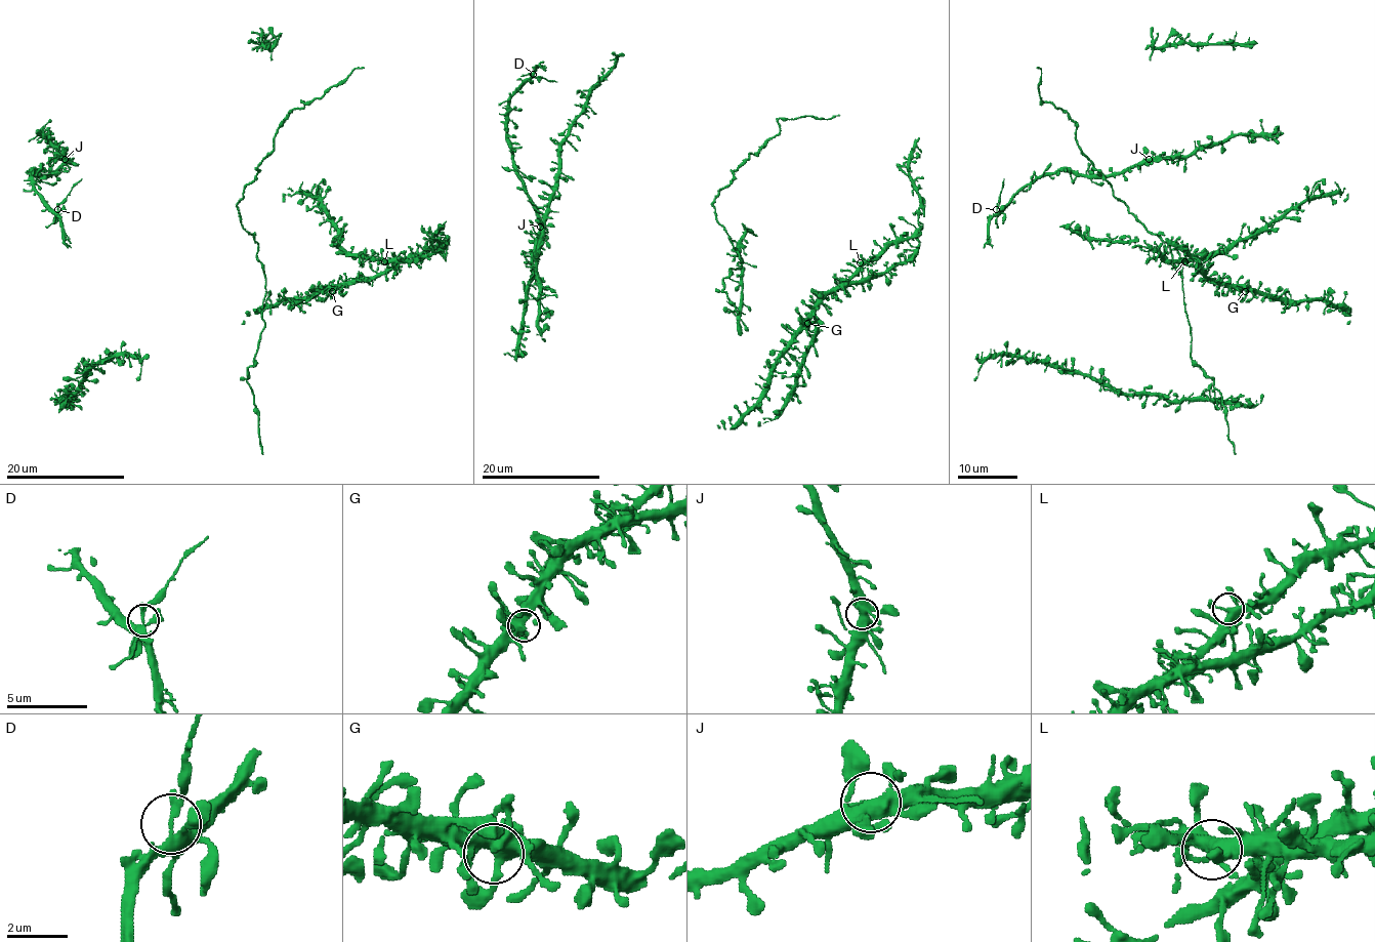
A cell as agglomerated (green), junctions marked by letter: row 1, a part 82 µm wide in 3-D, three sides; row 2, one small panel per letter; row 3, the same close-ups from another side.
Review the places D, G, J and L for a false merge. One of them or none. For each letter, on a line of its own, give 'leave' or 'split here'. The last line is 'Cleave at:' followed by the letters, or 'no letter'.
D: split here
G: leave
J: leave
L: leave
Cleave at: D

